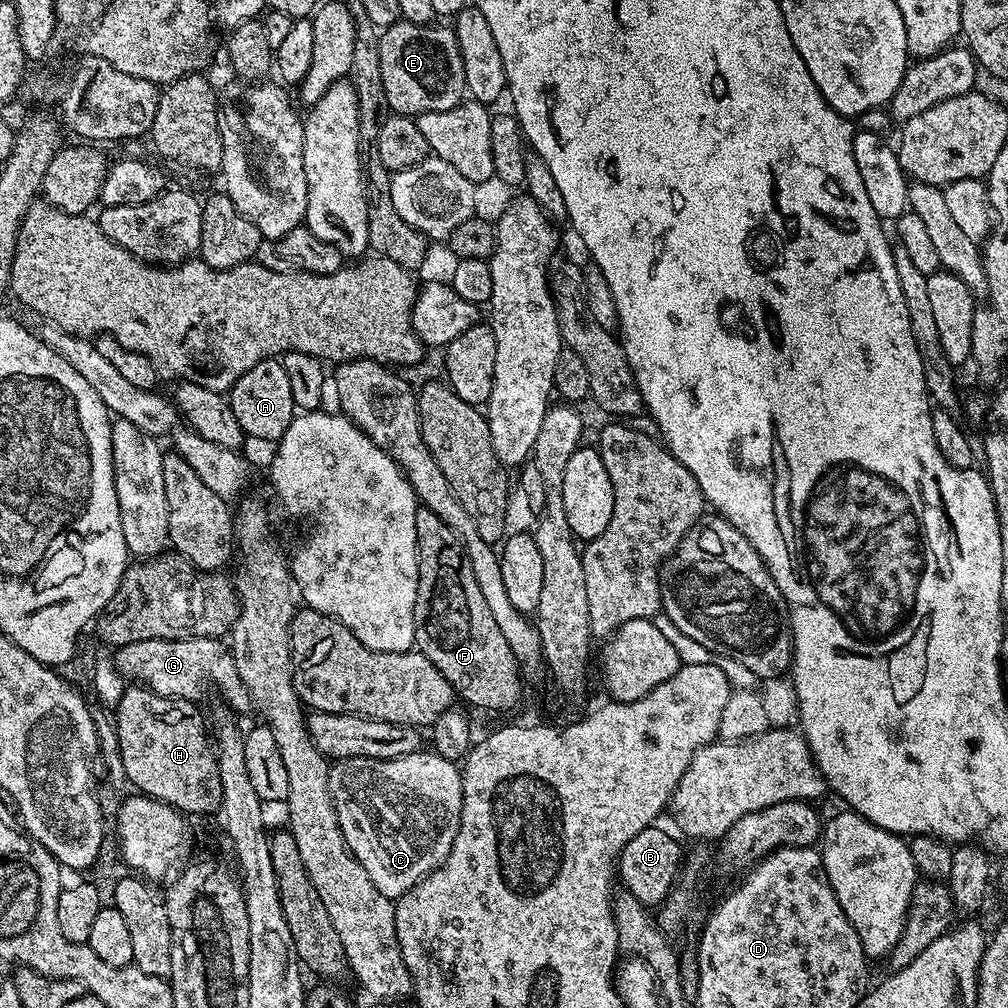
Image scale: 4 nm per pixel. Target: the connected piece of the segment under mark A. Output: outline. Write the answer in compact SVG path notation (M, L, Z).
M273 358L258 362L258 366L250 366L226 396L228 405L234 410L245 437L256 440L272 440L278 442L282 434L290 426L292 417L297 411L294 394L290 394L290 382L283 363Z

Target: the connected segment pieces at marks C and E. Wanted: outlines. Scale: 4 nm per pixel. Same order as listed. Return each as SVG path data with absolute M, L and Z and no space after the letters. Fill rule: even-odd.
M421 750L402 758L346 758L337 760L328 769L330 794L338 814L338 826L356 861L370 874L370 882L382 894L398 898L415 888L419 880L430 875L450 854L458 834L462 814L461 769L440 757L436 751Z
M397 22L379 33L385 105L393 113L418 117L464 103L468 87L458 38L451 27Z

